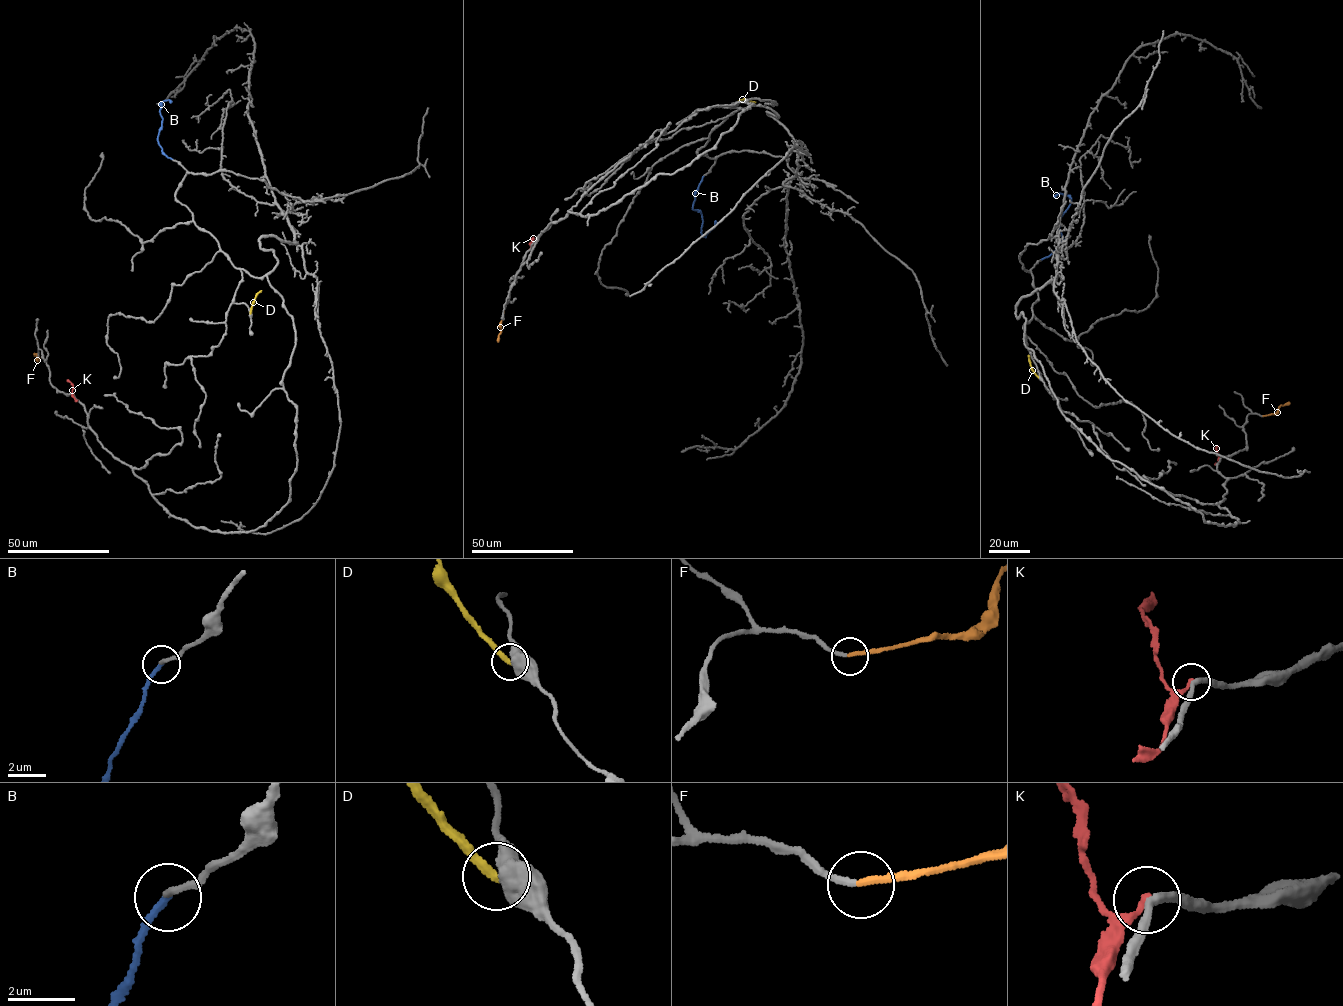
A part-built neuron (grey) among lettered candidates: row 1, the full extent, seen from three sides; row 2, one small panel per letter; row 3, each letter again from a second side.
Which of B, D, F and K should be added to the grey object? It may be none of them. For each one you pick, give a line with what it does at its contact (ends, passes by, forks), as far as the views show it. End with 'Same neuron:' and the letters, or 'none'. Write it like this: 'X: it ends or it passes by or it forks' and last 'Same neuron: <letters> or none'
B: it ends
F: it ends
Same neuron: B, F

